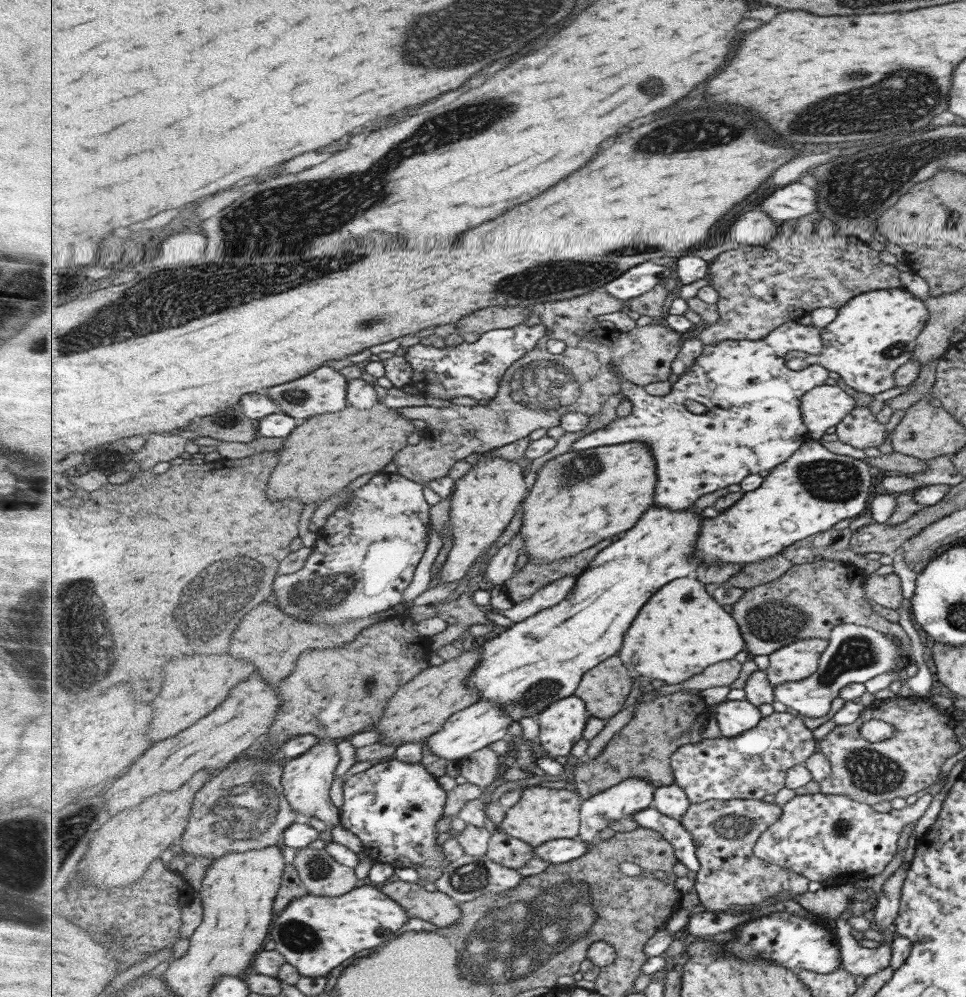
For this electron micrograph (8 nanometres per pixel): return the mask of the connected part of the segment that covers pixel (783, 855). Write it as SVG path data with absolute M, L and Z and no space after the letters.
M821 793L795 795L782 808L780 820L759 838L754 852L758 858L784 869L794 870L809 878L809 881L817 881L822 886L853 885L859 880L882 872L897 851L901 829L909 823L915 823L924 814L931 798L929 793L921 793L915 803L906 805L902 810L892 809L890 812L879 813L874 812L868 803L860 803L843 795Z

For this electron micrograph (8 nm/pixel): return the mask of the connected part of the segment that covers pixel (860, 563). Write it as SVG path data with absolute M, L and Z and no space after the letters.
M845 527L835 530L829 528L823 532L811 534L805 540L795 542L785 548L783 554L797 565L809 564L811 561L842 561L850 562L855 567L864 569L866 574L873 573L881 564L876 560L865 559L849 549L849 538L854 530Z

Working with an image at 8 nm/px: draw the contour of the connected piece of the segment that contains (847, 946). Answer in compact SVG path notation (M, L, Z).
M845 919L836 921L836 937L840 946L840 964L854 978L867 978L885 968L890 962L890 946L881 942L878 948L863 948L849 933L851 926Z

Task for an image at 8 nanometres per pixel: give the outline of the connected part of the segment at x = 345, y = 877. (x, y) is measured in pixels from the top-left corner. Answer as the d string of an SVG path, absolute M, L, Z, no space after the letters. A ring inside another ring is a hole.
M325 848L295 851L293 861L311 895L340 897L357 889L356 869L337 862Z

